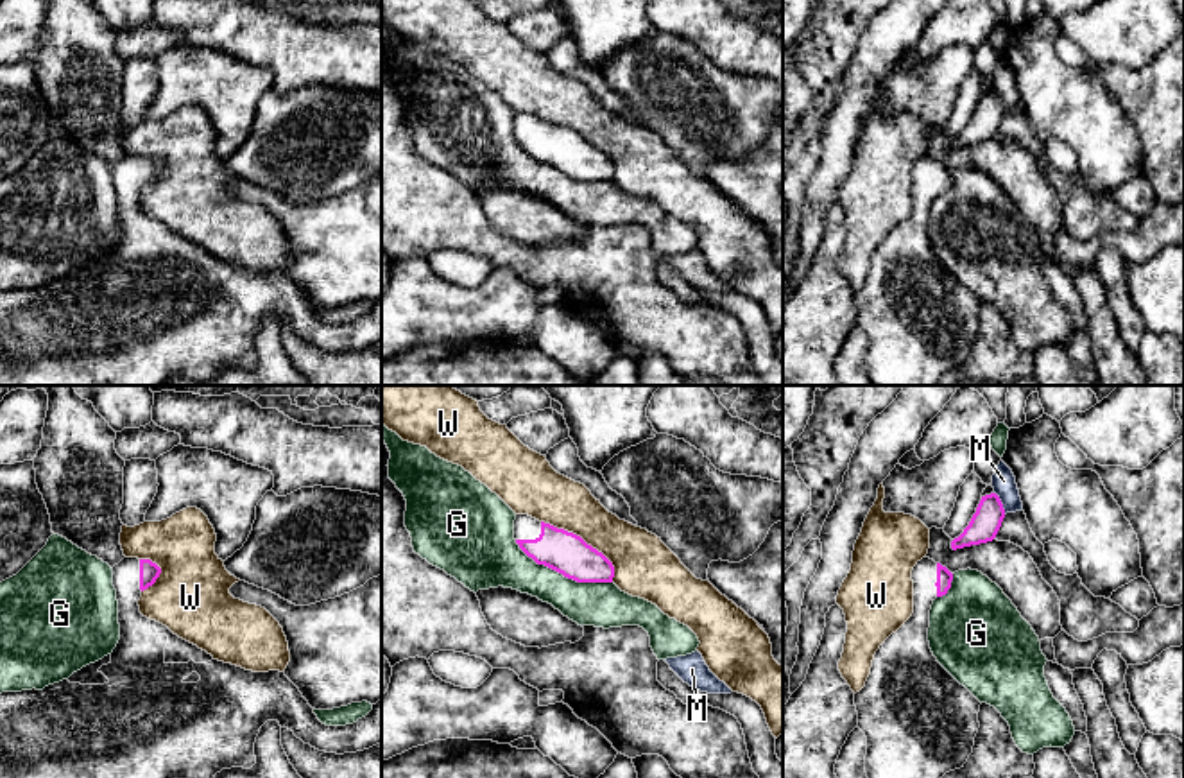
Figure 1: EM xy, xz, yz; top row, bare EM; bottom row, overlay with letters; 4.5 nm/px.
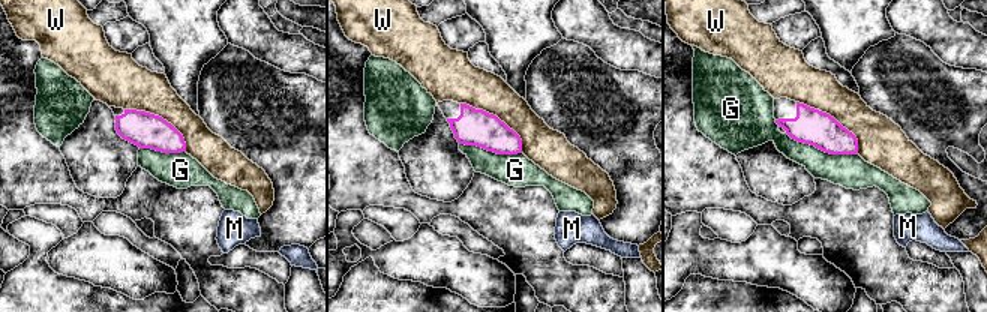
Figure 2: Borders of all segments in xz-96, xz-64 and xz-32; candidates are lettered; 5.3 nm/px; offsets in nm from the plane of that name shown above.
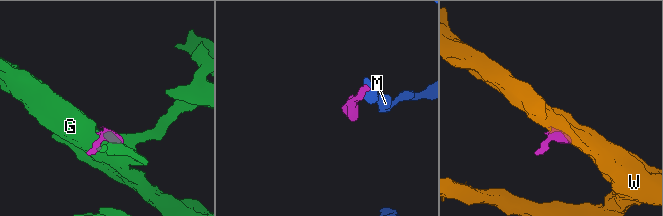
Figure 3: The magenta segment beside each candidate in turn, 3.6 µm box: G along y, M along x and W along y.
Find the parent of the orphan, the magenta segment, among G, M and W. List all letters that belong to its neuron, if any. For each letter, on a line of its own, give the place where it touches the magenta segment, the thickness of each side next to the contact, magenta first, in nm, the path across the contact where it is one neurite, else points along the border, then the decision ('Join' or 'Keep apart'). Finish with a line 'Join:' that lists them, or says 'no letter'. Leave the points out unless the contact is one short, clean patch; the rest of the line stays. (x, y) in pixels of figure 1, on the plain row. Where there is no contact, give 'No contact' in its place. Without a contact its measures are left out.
G: Touches magenta at xz (563, 172). Thickness 190 nm (magenta) against 200 nm. Keep apart
M: Touches magenta at yz (1000, 101). Thickness 140 nm (magenta) against 110 nm. Boundary: yz (995, 90), (1005, 112). Keep apart
W: Touches magenta at xz (584, 140). Thickness 190 nm (magenta) against 240 nm. Keep apart
Join: no letter

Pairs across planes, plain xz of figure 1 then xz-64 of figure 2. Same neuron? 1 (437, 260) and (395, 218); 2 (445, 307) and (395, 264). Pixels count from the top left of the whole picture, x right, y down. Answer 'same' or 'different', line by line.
1: same
2: same

